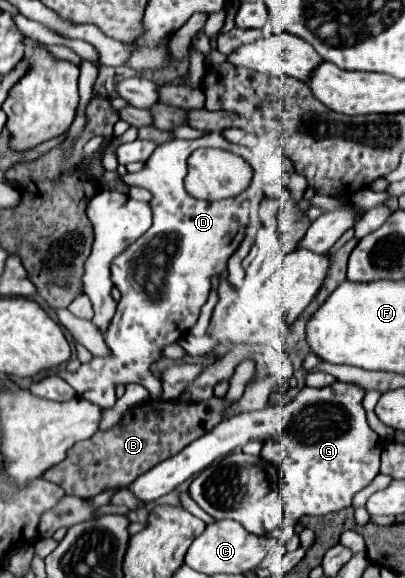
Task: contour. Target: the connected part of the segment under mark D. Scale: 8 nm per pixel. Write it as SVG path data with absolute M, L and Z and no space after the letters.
M207 134L197 140L171 140L161 144L149 156L141 172L119 176L125 186L139 186L151 192L149 206L153 210L153 226L111 262L111 282L121 292L117 312L105 336L113 354L101 360L93 358L89 364L81 364L73 374L67 370L59 372L59 376L75 388L77 396L101 408L113 408L117 384L137 382L145 386L151 396L159 396L159 378L153 376L149 366L163 358L165 346L179 342L195 326L199 310L209 298L211 278L227 268L227 260L245 240L249 226L247 192L227 200L205 202L189 196L183 186L187 158L201 146L225 148L245 160L253 160L249 148L229 144L219 134Z

